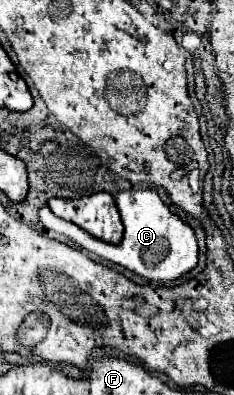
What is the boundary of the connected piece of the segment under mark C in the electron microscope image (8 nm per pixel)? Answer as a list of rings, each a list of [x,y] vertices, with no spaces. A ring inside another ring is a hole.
[[[130,189],[130,191],[120,191],[116,195],[116,205],[122,217],[124,225],[124,237],[118,245],[104,243],[102,239],[92,239],[86,231],[80,231],[74,223],[62,221],[60,217],[52,215],[48,205],[40,207],[38,219],[40,223],[56,233],[66,235],[70,241],[74,241],[80,249],[94,253],[106,261],[112,261],[152,283],[170,283],[186,275],[190,269],[196,267],[198,263],[198,245],[196,245],[196,235],[194,229],[182,221],[158,195],[156,189]]]

